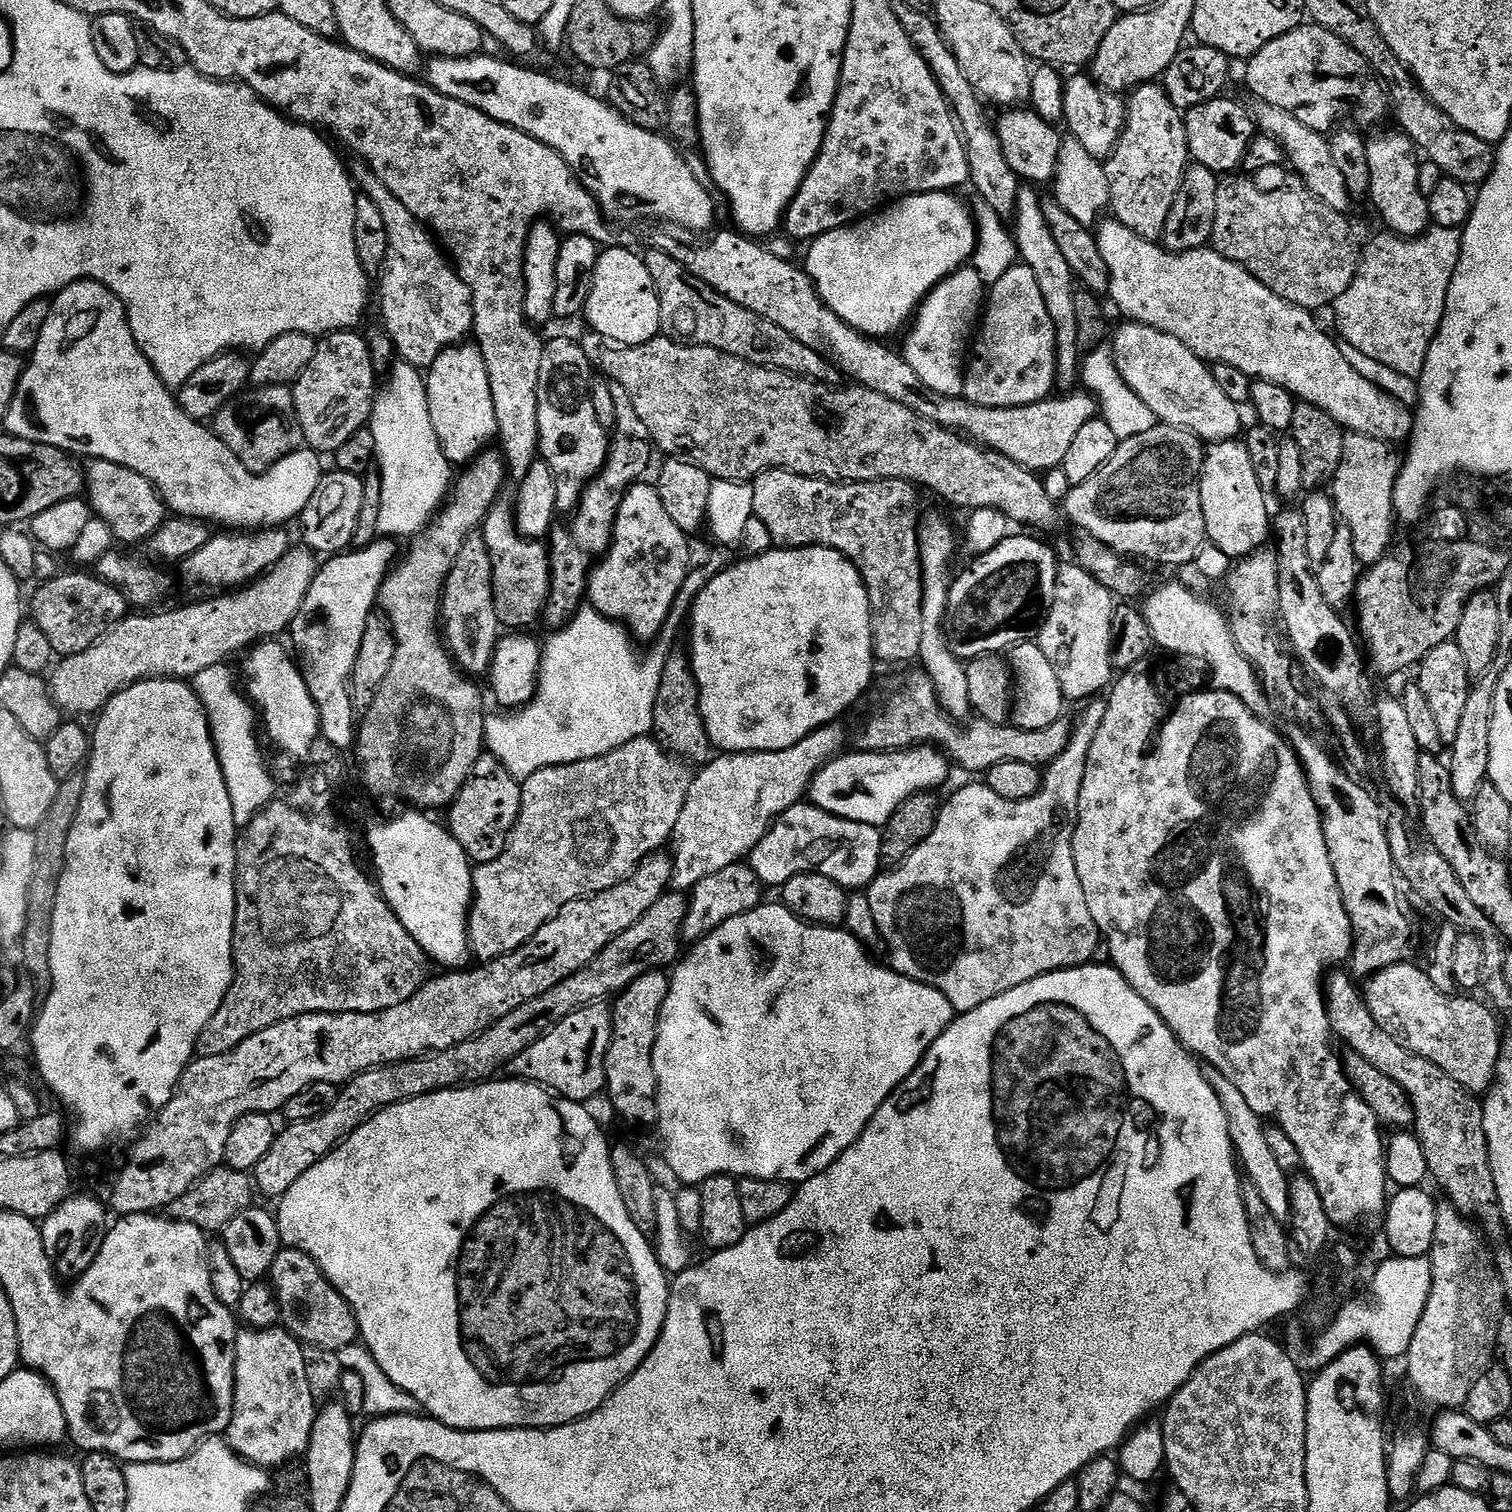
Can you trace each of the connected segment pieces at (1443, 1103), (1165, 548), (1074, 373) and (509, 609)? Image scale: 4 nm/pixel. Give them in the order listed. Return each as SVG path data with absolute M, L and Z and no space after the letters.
M1344 970L1333 971L1322 985L1333 1037L1339 1043L1341 1040L1347 1051L1362 1054L1370 1066L1382 1070L1386 1078L1394 1078L1394 1082L1406 1090L1416 1115L1414 1135L1426 1154L1428 1175L1433 1181L1436 1179L1437 1186L1448 1195L1445 1196L1447 1203L1452 1204L1466 1218L1479 1222L1489 1237L1503 1233L1505 1226L1500 1206L1496 1203L1496 1187L1492 1181L1481 1101L1460 1088L1426 1058L1398 1046L1394 1038L1390 1038L1390 1034L1386 1034L1386 1030L1374 1022L1374 1014L1370 1014L1361 989L1352 985L1353 977L1347 971L1340 971Z
M1157 423L1150 430L1146 430L1137 436L1131 436L1119 441L1106 466L1094 474L1094 478L1086 478L1086 482L1075 485L1062 501L1062 512L1068 515L1068 520L1076 528L1081 528L1085 537L1097 540L1105 544L1107 548L1112 548L1119 552L1121 556L1135 558L1137 561L1153 560L1156 564L1188 564L1195 561L1196 555L1206 543L1208 531L1206 530L1206 518L1202 518L1202 494L1200 493L1200 465L1204 463L1204 453L1206 451L1205 441L1192 432L1187 432L1184 428L1175 428L1169 424Z
M1022 186L1018 190L1018 206L1014 217L1014 235L1016 251L1019 259L1030 270L1034 270L1034 278L1038 278L1038 290L1042 290L1042 302L1046 302L1046 310L1050 310L1050 322L1054 322L1056 331L1056 382L1060 390L1072 390L1077 387L1078 377L1082 372L1082 353L1078 348L1078 323L1074 312L1074 298L1078 289L1077 281L1072 275L1062 250L1058 250L1058 242L1054 242L1054 234L1050 234L1050 226L1046 226L1046 214L1042 214L1041 193L1032 186Z
M500 497L488 511L487 518L480 527L480 535L486 542L487 553L491 560L492 601L495 616L501 627L508 630L528 630L535 620L541 619L548 593L552 590L552 564L548 561L549 549L539 539L526 539L515 526L515 507L507 497Z

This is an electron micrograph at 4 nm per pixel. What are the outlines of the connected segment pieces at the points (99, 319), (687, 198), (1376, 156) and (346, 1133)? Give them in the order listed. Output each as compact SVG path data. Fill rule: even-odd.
M79 280L55 293L51 305L52 309L46 318L46 326L42 326L38 342L27 357L24 373L20 375L16 393L10 402L8 413L2 421L3 431L7 435L17 436L23 440L38 442L39 444L49 444L69 454L85 452L85 457L114 462L118 466L126 466L130 470L142 474L142 478L149 480L156 487L165 505L175 515L187 516L189 520L203 520L211 522L213 525L225 524L228 527L225 529L228 530L259 530L262 528L279 528L287 525L287 520L295 521L299 517L300 513L304 511L304 507L310 502L310 498L314 498L314 490L318 490L318 482L322 475L321 453L307 446L301 446L294 454L282 458L282 462L278 462L272 468L267 468L264 472L257 474L246 470L246 466L242 466L242 462L238 462L238 458L234 458L234 454L216 437L216 433L211 427L205 426L199 420L190 418L181 410L180 401L174 395L173 389L167 388L160 381L160 375L134 342L134 334L130 330L130 322L124 304L109 288L102 286L97 280Z
M484 55L467 56L461 60L449 56L432 56L429 64L428 61L426 64L426 82L436 92L446 94L458 102L466 102L466 106L474 106L474 110L482 110L482 114L514 130L522 130L522 134L550 146L568 163L570 170L574 170L582 186L595 198L596 205L609 221L628 226L624 224L656 220L652 222L663 222L685 233L707 233L713 227L711 224L716 220L713 193L704 189L704 184L696 177L695 170L684 161L684 156L680 153L683 151L667 135L642 130L642 126L629 122L607 99L599 100L598 97L562 80L555 80L544 72L519 68L516 65L519 63L511 59L495 60L492 56Z
M1393 130L1393 132L1384 132L1381 136L1371 137L1368 140L1368 158L1370 160L1370 190L1368 191L1368 196L1370 200L1373 200L1376 203L1376 212L1378 215L1384 219L1383 226L1389 233L1396 233L1397 236L1400 237L1409 237L1409 238L1417 238L1423 235L1430 227L1430 221L1428 219L1428 197L1422 195L1418 190L1418 170L1421 166L1421 161L1419 159L1416 160L1416 156L1418 157L1418 149L1415 144L1412 143L1412 140L1409 136L1405 136L1403 132L1399 130Z
M669 890L662 898L658 898L658 902L654 902L654 906L650 906L650 910L646 910L646 914L642 914L642 918L638 918L638 922L634 922L634 926L630 926L630 930L622 930L622 934L618 934L618 938L611 940L581 972L570 974L570 978L566 978L566 982L558 982L558 986L554 986L554 990L546 990L546 994L538 994L538 998L530 998L530 1002L522 1002L522 1006L518 1006L518 1010L510 1010L510 1014L506 1014L506 1018L494 1022L494 1026L490 1026L485 1032L478 1033L474 1038L466 1038L466 1042L458 1042L458 1046L454 1046L450 1050L433 1052L413 1060L403 1060L397 1064L387 1064L381 1068L371 1068L360 1072L337 1091L334 1106L330 1106L330 1110L326 1110L326 1114L318 1114L318 1118L310 1118L310 1122L289 1123L284 1126L288 1128L281 1127L277 1131L274 1144L267 1151L266 1158L262 1158L262 1162L258 1162L258 1166L254 1169L255 1191L259 1195L261 1192L262 1195L269 1196L272 1202L279 1201L280 1197L288 1193L290 1186L294 1186L294 1182L298 1182L298 1178L302 1174L306 1174L306 1170L310 1170L318 1162L322 1162L322 1158L330 1155L337 1144L344 1143L349 1136L353 1136L364 1125L365 1120L372 1119L382 1109L394 1106L398 1102L422 1098L431 1092L441 1092L451 1088L467 1088L470 1084L485 1083L497 1074L503 1073L500 1071L503 1068L505 1071L511 1065L512 1060L518 1058L518 1054L522 1054L522 1050L534 1046L534 1042L538 1042L538 1038L545 1036L555 1024L562 1022L562 1018L570 1018L570 1014L574 1014L586 1006L599 1004L615 997L624 989L629 988L635 980L642 978L642 974L667 969L667 964L669 966L675 965L681 955L680 944L682 945L687 909L688 896L680 890Z

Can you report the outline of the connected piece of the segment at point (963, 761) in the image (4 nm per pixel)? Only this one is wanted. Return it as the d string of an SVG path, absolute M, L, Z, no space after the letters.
M923 670L908 672L904 681L888 696L888 701L865 722L856 736L855 747L862 752L901 752L903 748L932 745L941 749L953 765L968 772L987 773L1002 762L1027 762L1043 769L1066 750L1072 737L1073 721L1061 718L1042 726L1042 730L1017 728L1011 723L991 724L976 718L969 728L959 728L957 721L941 706L934 682Z

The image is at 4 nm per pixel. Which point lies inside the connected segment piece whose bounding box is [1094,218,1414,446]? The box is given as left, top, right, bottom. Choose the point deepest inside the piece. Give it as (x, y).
(1215, 306)

